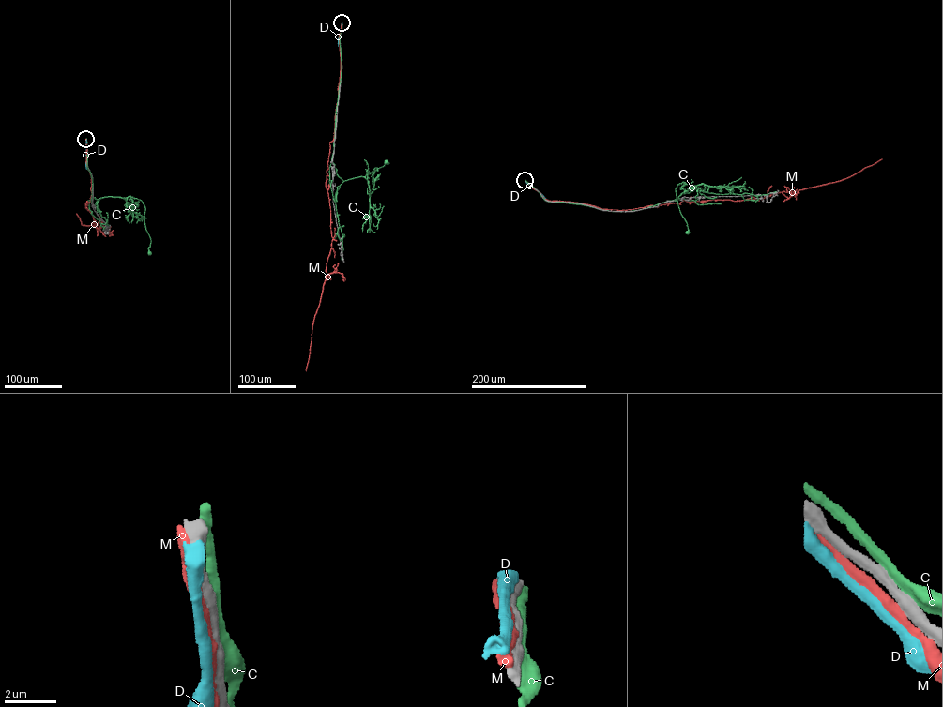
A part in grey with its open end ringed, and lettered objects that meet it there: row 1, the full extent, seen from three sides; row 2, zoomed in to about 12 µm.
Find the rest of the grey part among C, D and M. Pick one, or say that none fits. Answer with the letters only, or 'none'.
none

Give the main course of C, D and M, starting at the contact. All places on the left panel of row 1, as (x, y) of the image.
C: (86, 139), (93, 184), (89, 201), (130, 196), (142, 201), (151, 239), (149, 253)
D: (86, 140), (86, 169)
M: (85, 140), (92, 195), (85, 208), (97, 225), (82, 225), (76, 213)

